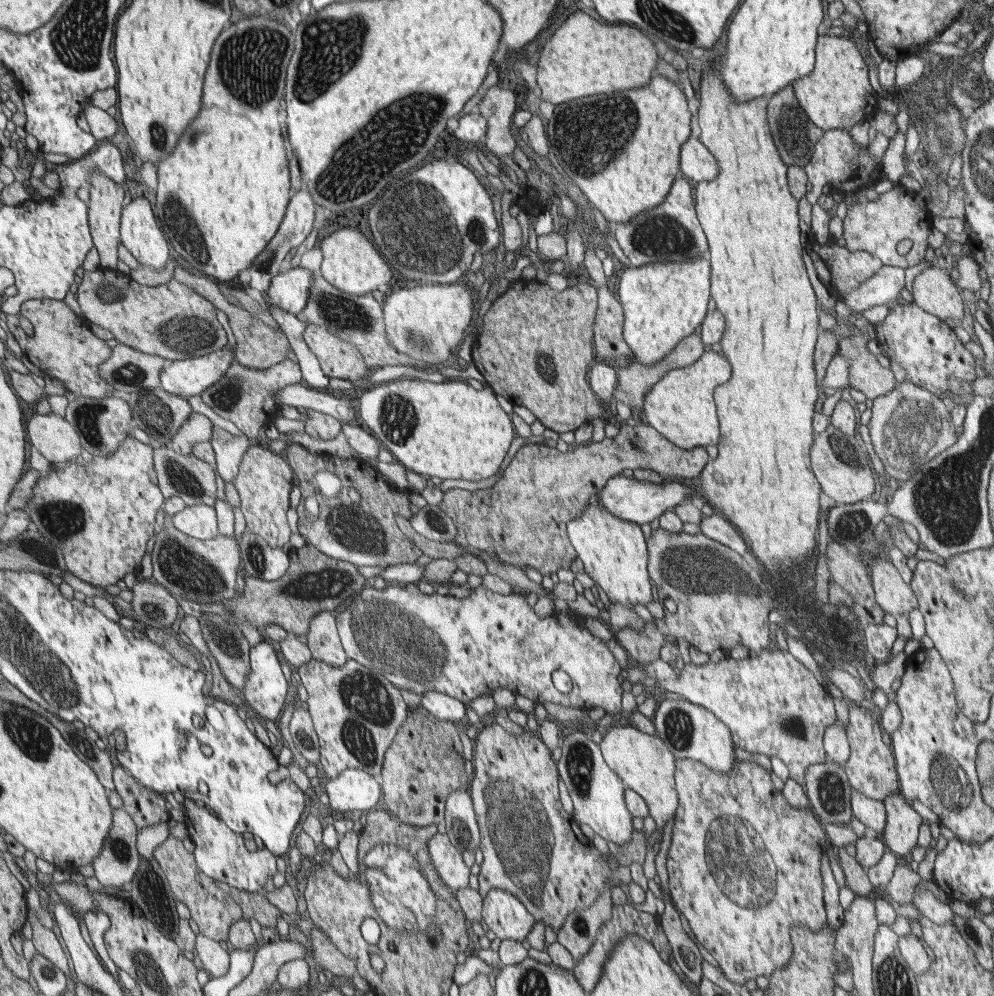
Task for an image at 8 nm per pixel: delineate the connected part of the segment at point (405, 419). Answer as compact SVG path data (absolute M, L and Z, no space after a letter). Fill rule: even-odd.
M409 378L375 384L366 388L366 392L362 394L358 414L361 425L379 439L382 446L390 451L396 462L402 464L406 470L442 481L490 479L502 466L508 448L514 440L514 426L510 422L510 416L500 408L495 390L487 384L476 390L472 388L472 382L464 384L464 380L436 384Z

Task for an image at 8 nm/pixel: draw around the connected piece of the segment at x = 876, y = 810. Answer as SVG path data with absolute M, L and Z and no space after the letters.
M859 790L851 792L851 810L853 815L865 827L883 834L886 824L886 810L883 801L868 798Z

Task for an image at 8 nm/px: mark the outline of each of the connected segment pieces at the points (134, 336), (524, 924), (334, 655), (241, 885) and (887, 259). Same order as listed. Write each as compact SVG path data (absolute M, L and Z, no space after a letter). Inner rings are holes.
M101 267L94 272L84 273L82 283L78 287L78 298L84 316L90 322L111 331L115 339L139 352L164 358L167 362L182 361L204 357L214 353L228 344L224 327L216 320L216 306L191 286L172 278L166 284L148 287L136 283L130 275Z
M490 890L486 898L482 898L482 903L482 919L501 940L522 942L536 923L523 901L507 891Z
M319 612L311 617L306 636L313 658L330 666L344 666L349 658L336 628L334 612Z
M185 799L185 824L188 837L195 845L192 853L200 871L212 880L228 884L240 891L250 893L264 889L268 878L273 879L277 873L276 856L266 848L250 852L244 846L242 835L232 831L222 820L207 807L198 807L196 801Z
M906 184L895 185L893 189L882 193L878 198L868 201L861 199L848 207L843 218L843 237L849 251L868 251L877 256L883 264L900 267L904 270L910 266L920 265L925 259L928 236L934 215L933 206L922 202L912 188ZM908 240L912 247L907 254L898 254L898 244Z

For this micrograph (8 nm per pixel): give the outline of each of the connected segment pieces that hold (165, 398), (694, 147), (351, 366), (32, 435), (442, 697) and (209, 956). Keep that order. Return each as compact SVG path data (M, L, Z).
M161 387L140 388L130 394L132 419L154 442L168 445L183 422L192 415L187 398L166 392Z
M692 138L688 146L684 146L684 154L681 154L680 170L684 171L684 177L702 182L714 180L719 174L719 166L715 156L703 145L703 142Z
M315 324L307 326L303 338L329 378L354 383L368 376L367 362L364 362L362 353L352 342L344 342L338 335L326 330L326 327Z
M31 414L27 433L32 446L52 464L75 462L82 454L78 433L64 416Z
M429 690L420 696L422 697L422 709L441 721L458 723L466 716L467 706L465 703L447 694L442 694L437 690Z
M198 933L193 953L210 977L218 978L228 973L228 969L230 969L229 954L222 949L217 940Z

